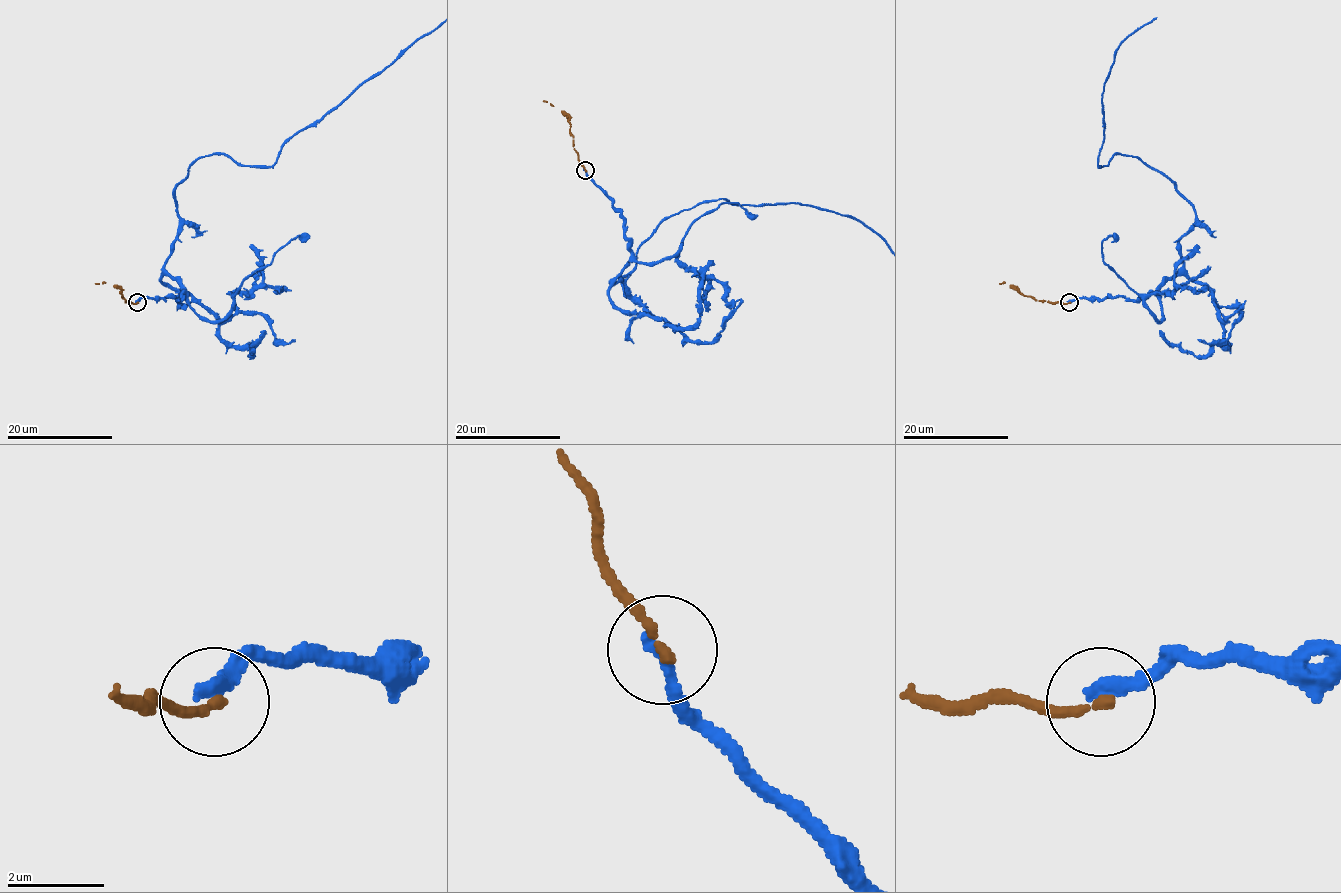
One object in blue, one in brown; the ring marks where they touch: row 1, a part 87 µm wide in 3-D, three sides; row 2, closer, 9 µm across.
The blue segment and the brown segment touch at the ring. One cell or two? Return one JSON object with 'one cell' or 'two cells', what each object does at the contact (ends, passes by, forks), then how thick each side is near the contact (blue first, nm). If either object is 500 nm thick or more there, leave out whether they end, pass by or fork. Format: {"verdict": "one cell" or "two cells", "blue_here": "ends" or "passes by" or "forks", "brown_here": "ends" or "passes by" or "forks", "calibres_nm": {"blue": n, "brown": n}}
{"verdict": "two cells", "blue_here": "ends", "brown_here": "ends", "calibres_nm": {"blue": 280, "brown": 200}}

